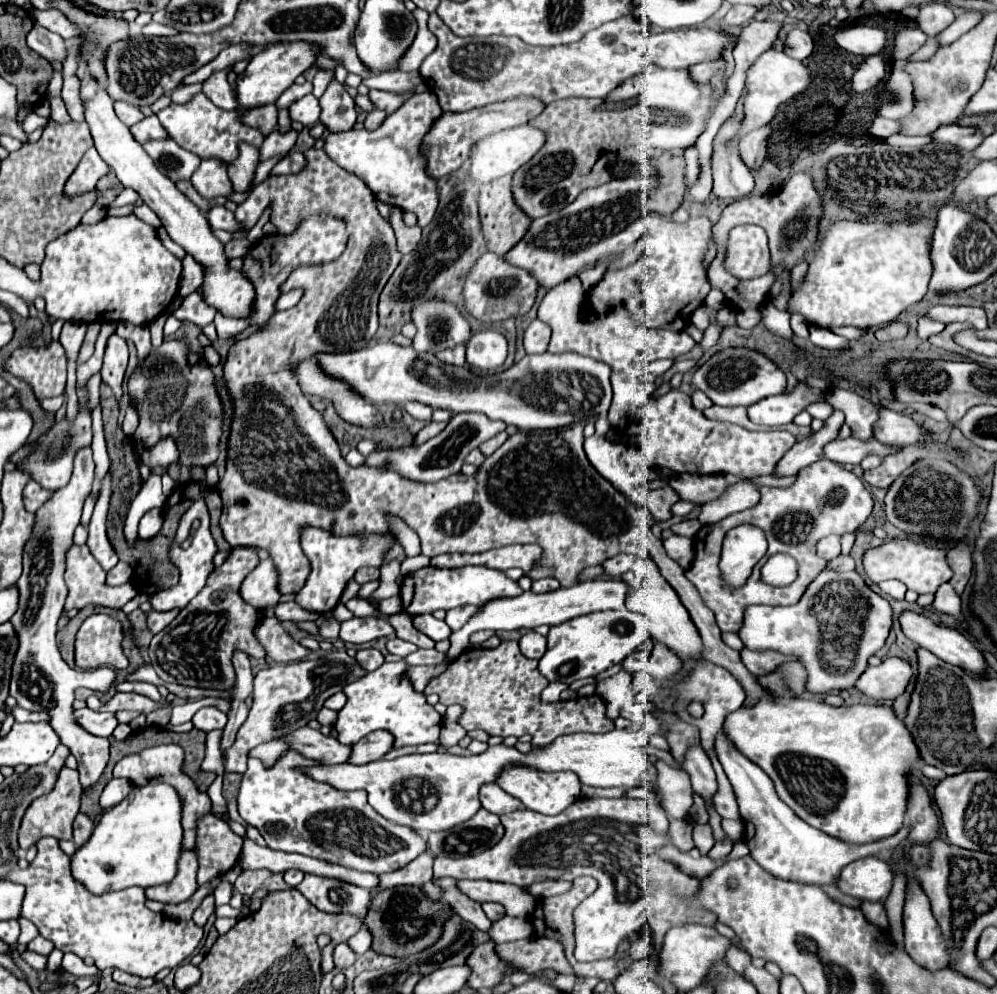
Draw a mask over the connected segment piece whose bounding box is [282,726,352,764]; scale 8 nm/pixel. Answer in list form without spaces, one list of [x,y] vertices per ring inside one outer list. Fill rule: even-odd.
[[[308,726],[296,730],[294,734],[288,734],[282,740],[290,742],[292,750],[298,750],[312,760],[320,760],[322,764],[346,764],[352,754],[352,746],[340,744],[336,738],[324,736],[322,732]]]

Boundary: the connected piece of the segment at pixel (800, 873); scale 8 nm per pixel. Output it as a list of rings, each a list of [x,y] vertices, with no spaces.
[[[722,732],[716,736],[716,754],[718,760],[734,788],[734,794],[738,798],[742,822],[744,822],[744,838],[750,848],[750,854],[756,858],[756,862],[768,870],[770,874],[782,878],[782,880],[796,880],[806,884],[834,884],[840,870],[866,856],[884,857],[891,852],[891,849],[902,844],[909,834],[910,827],[905,825],[895,835],[870,842],[870,844],[850,844],[842,842],[834,836],[824,834],[822,830],[816,830],[802,822],[776,794],[772,780],[768,774],[750,762],[744,754],[736,750],[736,746],[730,742],[730,738]]]

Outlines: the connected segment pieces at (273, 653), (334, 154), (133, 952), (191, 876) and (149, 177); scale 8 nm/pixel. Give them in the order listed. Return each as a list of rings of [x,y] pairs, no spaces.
[[[276,616],[266,618],[258,628],[256,628],[256,636],[262,642],[262,646],[266,648],[268,656],[274,662],[292,662],[292,660],[302,660],[306,658],[312,650],[300,646],[300,642],[296,642],[288,630],[284,630],[282,622]]]
[[[432,90],[406,98],[404,104],[386,116],[376,130],[350,130],[346,134],[326,136],[324,150],[328,156],[348,172],[356,174],[376,194],[378,200],[414,212],[420,226],[428,226],[436,214],[440,196],[436,178],[426,174],[426,158],[422,154],[424,136],[432,124],[442,116],[442,108]]]
[[[42,838],[34,862],[26,870],[12,870],[6,880],[26,886],[22,916],[34,922],[44,938],[52,940],[62,952],[94,958],[98,970],[120,968],[142,978],[156,976],[164,968],[180,966],[204,934],[192,920],[172,920],[166,914],[148,910],[144,904],[144,888],[140,886],[100,896],[88,892],[84,884],[72,878],[70,856],[62,852],[56,838]]]
[[[186,850],[178,862],[178,874],[172,882],[162,886],[146,888],[148,900],[158,900],[164,904],[178,904],[188,900],[198,884],[196,884],[196,872],[198,872],[198,856],[196,850]]]
[[[94,76],[80,78],[80,98],[84,104],[84,120],[90,128],[90,134],[94,138],[94,148],[98,150],[100,158],[116,172],[118,180],[126,186],[136,190],[144,204],[150,206],[158,218],[162,220],[162,226],[166,228],[168,236],[180,244],[188,256],[192,256],[202,268],[202,296],[204,302],[212,308],[216,308],[222,316],[236,318],[236,320],[250,320],[254,314],[254,300],[256,290],[252,282],[240,272],[230,268],[230,260],[224,254],[224,244],[212,234],[210,224],[206,222],[206,216],[200,212],[200,208],[190,202],[170,178],[166,178],[154,164],[154,160],[144,152],[144,148],[134,140],[130,130],[118,120],[114,112],[114,100],[108,96],[106,86],[100,84]]]

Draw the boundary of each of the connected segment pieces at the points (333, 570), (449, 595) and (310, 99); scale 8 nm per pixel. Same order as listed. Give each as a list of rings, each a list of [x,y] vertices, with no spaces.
[[[314,528],[302,530],[302,548],[308,560],[312,562],[312,572],[300,594],[302,608],[312,612],[332,610],[338,604],[340,594],[344,592],[344,586],[352,578],[352,574],[362,566],[380,566],[382,556],[390,548],[390,544],[392,544],[390,536],[378,536],[378,534],[338,538],[334,534],[326,534],[326,530],[314,530]]]
[[[428,566],[403,578],[400,586],[404,612],[412,616],[434,612],[438,608],[452,610],[456,606],[466,606],[466,604],[480,606],[490,598],[504,598],[504,596],[518,596],[518,594],[522,594],[522,588],[518,586],[516,580],[508,578],[502,570],[494,570],[486,566],[464,566],[464,568],[450,568],[450,570]]]
[[[308,94],[308,96],[304,96],[302,100],[294,102],[294,104],[290,106],[290,118],[296,120],[296,122],[300,122],[300,124],[304,124],[304,126],[316,124],[318,118],[320,118],[318,98],[312,96],[312,94]]]

